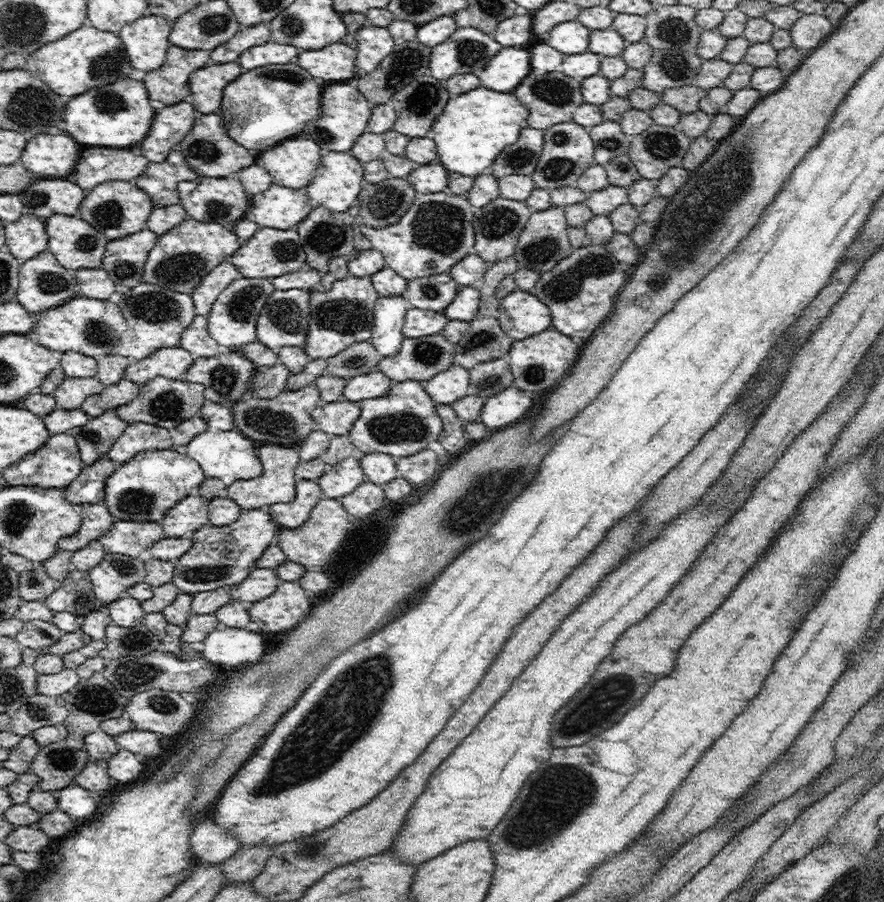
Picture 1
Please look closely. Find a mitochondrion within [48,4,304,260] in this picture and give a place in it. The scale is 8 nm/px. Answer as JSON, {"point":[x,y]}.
{"point":[109,64]}

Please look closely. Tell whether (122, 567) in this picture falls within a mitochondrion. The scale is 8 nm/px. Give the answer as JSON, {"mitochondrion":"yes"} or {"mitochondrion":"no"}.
{"mitochondrion":"yes"}

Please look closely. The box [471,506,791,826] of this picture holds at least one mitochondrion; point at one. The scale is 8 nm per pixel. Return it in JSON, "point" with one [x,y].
{"point":[613,692]}

